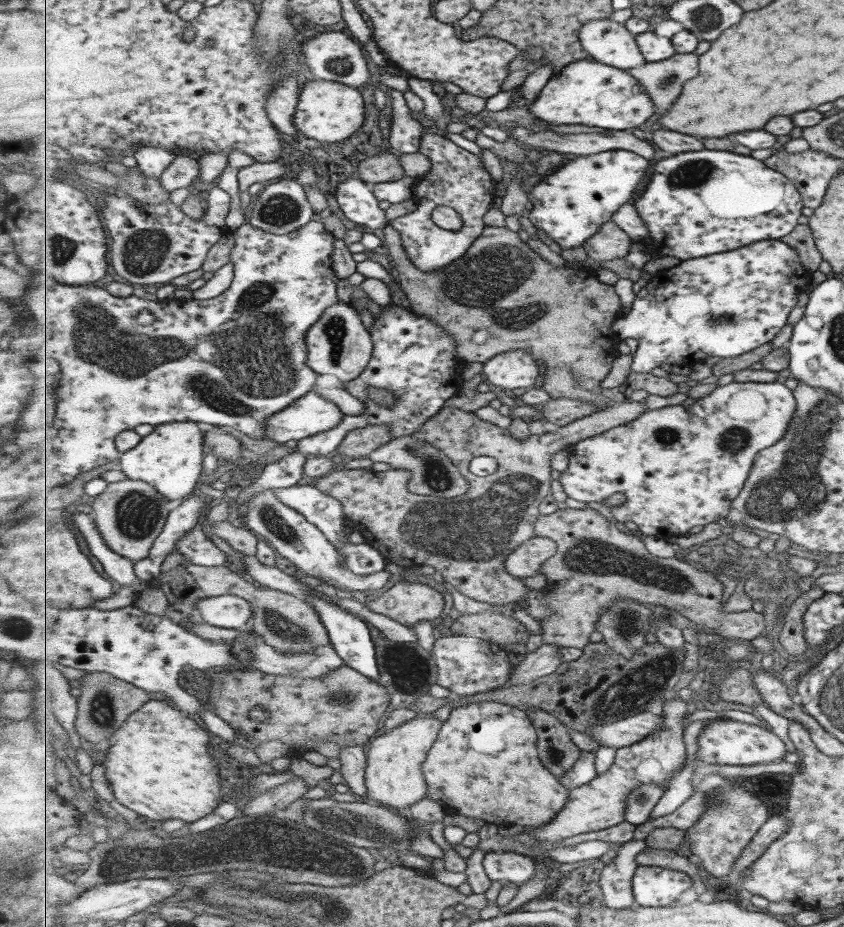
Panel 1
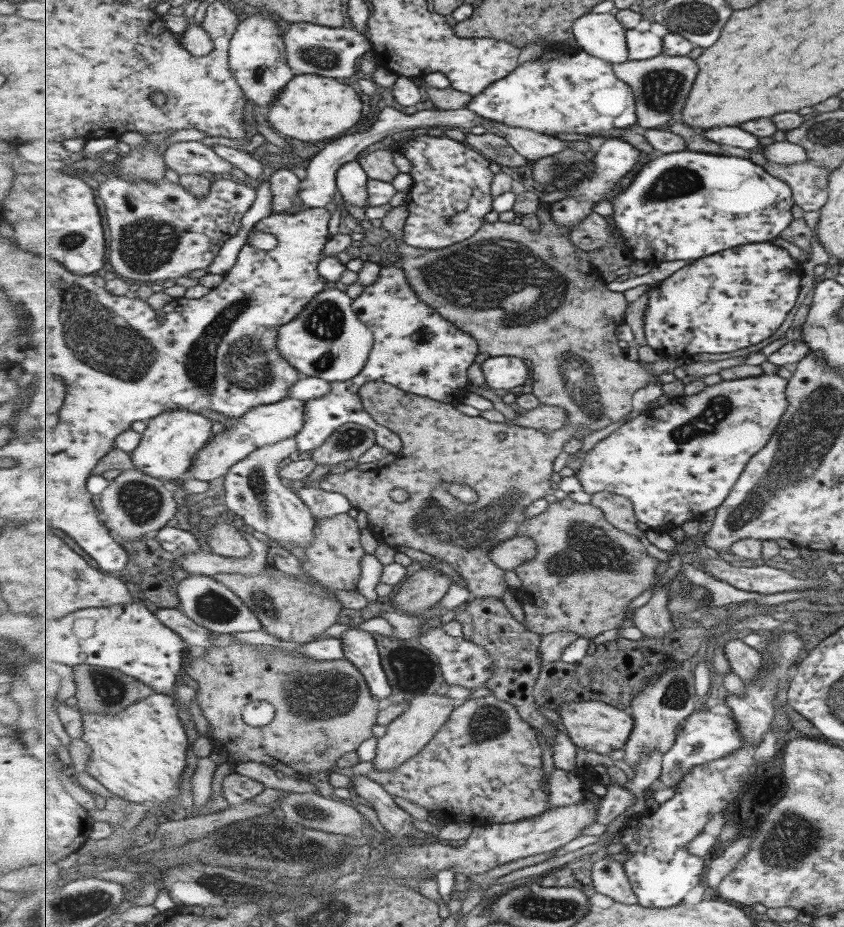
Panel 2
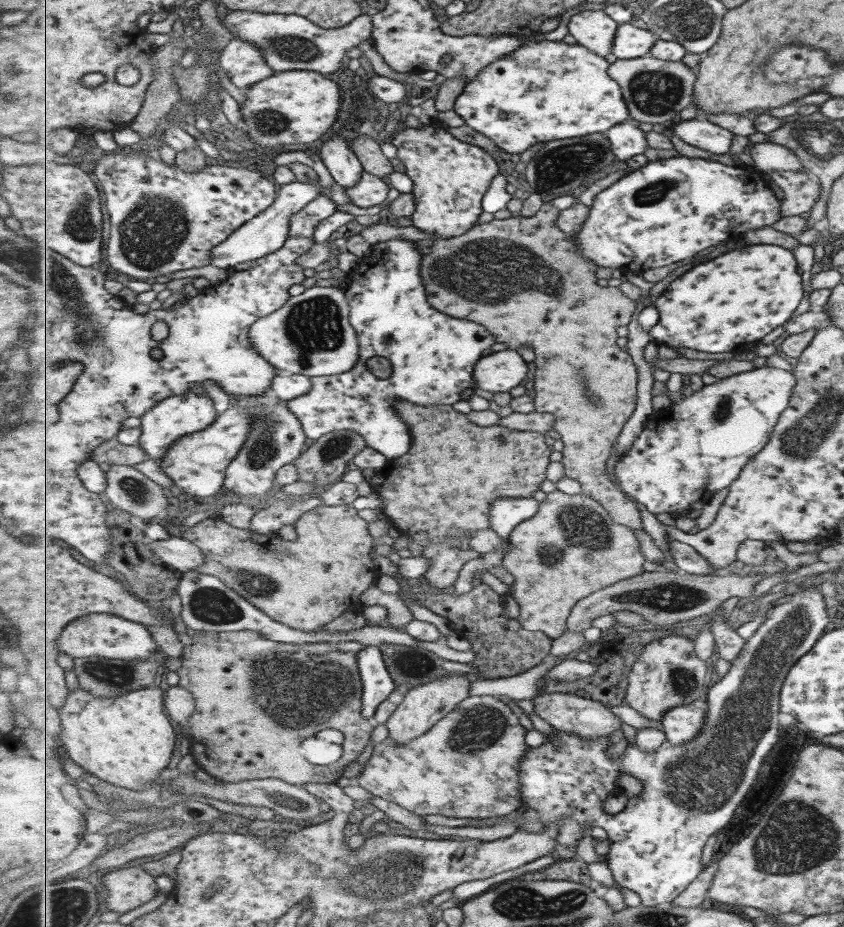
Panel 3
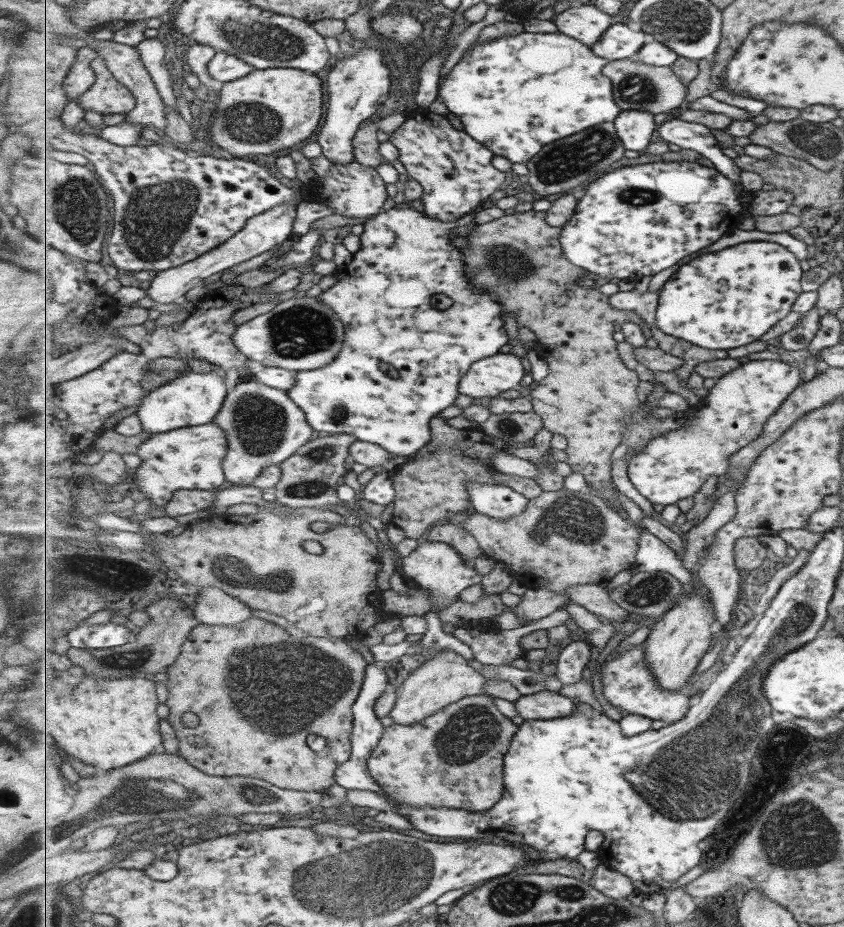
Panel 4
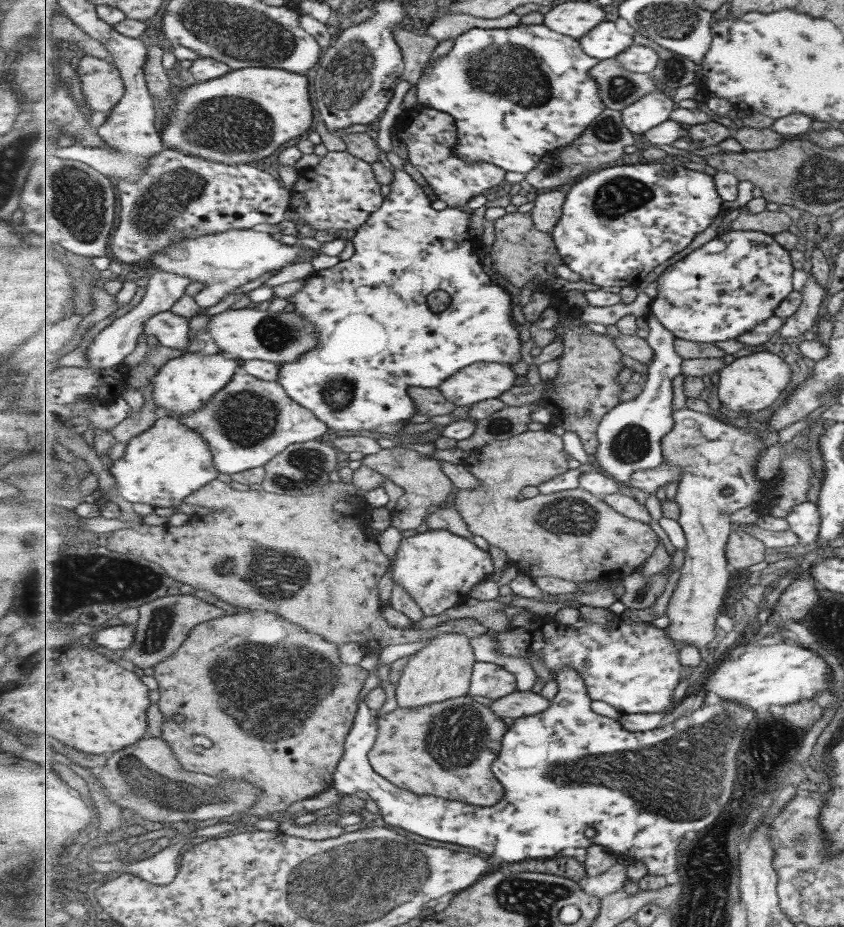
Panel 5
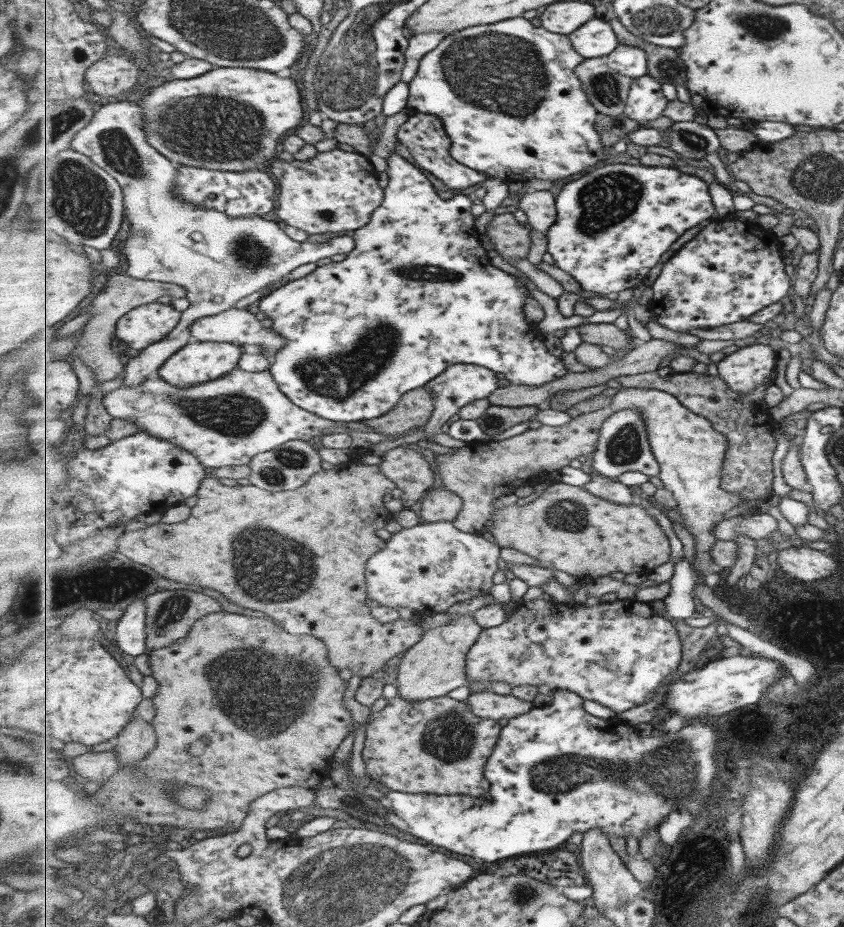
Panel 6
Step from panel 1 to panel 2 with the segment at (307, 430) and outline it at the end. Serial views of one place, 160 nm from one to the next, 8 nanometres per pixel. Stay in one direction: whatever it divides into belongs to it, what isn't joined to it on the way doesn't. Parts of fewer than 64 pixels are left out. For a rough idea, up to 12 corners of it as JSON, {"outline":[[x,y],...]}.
{"outline":[[306,401],[255,407],[197,454],[186,477],[229,473],[259,448],[297,437]]}

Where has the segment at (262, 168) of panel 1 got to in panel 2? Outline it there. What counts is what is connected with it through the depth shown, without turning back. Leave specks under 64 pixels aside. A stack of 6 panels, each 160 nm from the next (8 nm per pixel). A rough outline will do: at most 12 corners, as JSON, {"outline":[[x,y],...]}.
{"outline":[[201,141],[175,142],[163,155],[179,176],[230,172],[232,162]]}

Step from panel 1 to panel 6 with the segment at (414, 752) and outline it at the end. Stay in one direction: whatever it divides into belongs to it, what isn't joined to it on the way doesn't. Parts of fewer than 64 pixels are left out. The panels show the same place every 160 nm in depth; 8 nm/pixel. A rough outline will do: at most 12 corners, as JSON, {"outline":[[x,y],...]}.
{"outline":[[472,613],[427,629],[403,655],[407,702],[469,685],[466,662],[483,629]]}

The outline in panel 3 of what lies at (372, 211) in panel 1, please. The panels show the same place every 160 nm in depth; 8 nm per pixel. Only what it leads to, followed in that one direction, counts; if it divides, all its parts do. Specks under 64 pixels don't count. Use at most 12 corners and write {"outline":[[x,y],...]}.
{"outline":[[343,134],[318,152],[339,186],[362,179],[363,163]]}

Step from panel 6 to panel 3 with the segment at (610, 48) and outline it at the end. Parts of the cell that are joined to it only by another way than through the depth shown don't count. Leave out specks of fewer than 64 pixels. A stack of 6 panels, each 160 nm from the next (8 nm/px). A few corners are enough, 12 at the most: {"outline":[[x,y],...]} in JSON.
{"outline":[[619,24],[612,59],[644,57],[657,40],[650,30]]}

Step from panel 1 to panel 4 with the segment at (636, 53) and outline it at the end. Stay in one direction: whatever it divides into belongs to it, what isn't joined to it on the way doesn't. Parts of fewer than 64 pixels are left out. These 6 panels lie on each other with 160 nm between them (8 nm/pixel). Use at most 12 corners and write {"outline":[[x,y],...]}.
{"outline":[[573,4],[552,20],[589,46],[619,22],[591,4]]}

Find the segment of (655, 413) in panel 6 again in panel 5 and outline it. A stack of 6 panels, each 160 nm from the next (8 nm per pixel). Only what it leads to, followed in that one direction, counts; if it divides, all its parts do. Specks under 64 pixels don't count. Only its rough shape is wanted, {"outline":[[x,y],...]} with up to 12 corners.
{"outline":[[674,410],[664,460],[688,547],[665,630],[705,648],[731,574],[731,516],[757,505],[752,432]]}

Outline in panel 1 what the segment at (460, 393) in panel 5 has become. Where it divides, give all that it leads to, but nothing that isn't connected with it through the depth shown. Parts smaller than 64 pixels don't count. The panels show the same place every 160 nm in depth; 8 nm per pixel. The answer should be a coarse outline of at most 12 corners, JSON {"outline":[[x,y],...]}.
{"outline":[[524,350],[483,364],[491,387],[531,388],[541,365]]}

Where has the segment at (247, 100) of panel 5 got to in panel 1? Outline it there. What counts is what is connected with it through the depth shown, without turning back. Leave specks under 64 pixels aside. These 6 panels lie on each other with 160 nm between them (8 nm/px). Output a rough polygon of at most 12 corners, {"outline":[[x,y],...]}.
{"outline":[[310,78],[293,122],[323,144],[365,122],[359,89]]}

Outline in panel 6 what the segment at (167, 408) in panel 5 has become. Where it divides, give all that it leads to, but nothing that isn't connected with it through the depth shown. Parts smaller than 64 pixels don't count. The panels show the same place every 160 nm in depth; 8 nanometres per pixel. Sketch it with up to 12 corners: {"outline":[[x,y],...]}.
{"outline":[[197,340],[158,373],[180,389],[238,368],[241,347]]}

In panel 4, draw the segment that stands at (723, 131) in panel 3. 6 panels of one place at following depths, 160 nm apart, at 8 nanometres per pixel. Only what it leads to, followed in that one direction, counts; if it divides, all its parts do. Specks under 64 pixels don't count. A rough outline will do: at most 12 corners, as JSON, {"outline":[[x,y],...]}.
{"outline":[[676,118],[658,128],[662,140],[701,153],[740,184],[742,168],[725,156],[708,126]]}

